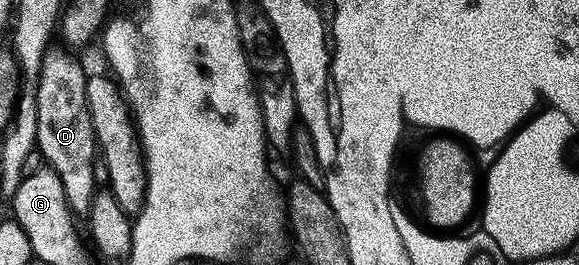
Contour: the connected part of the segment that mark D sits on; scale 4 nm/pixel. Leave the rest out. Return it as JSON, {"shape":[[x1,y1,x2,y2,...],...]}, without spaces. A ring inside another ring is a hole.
{"shape":[[62,47,49,48,41,63,41,71,34,87,37,99,37,143,43,160,64,187,65,201,71,213,78,217,87,216,91,201,98,189,97,141,91,117,87,111,87,70,69,50]]}

